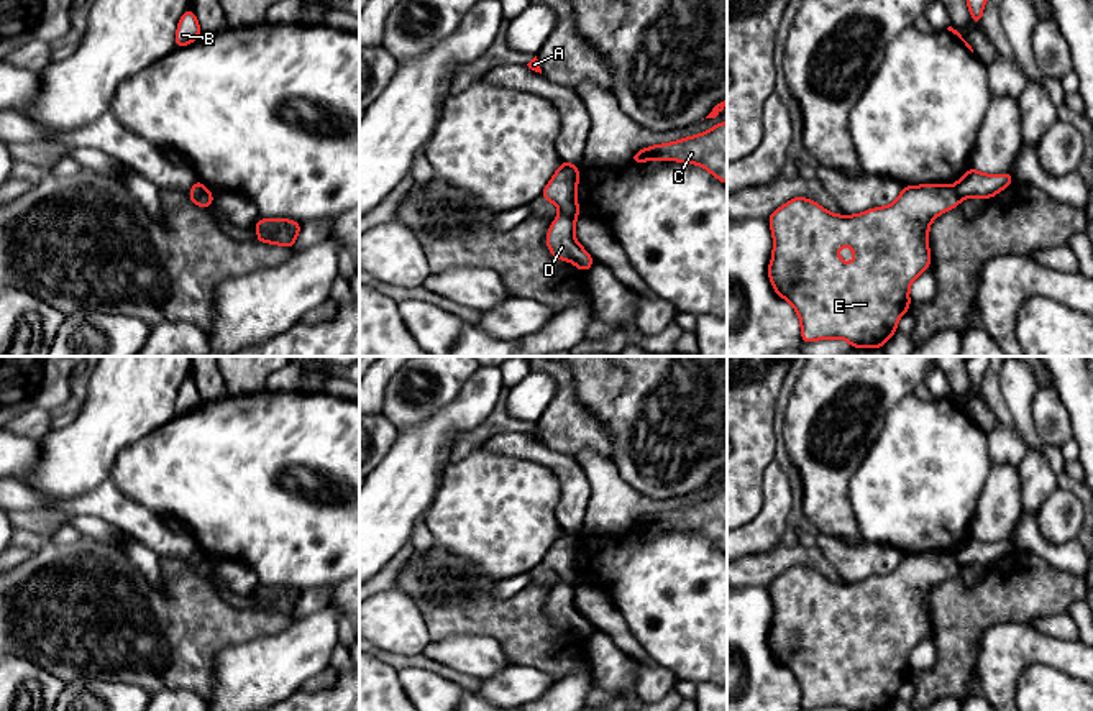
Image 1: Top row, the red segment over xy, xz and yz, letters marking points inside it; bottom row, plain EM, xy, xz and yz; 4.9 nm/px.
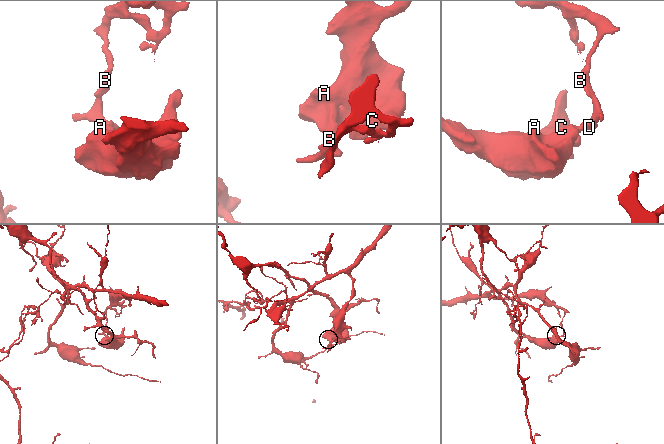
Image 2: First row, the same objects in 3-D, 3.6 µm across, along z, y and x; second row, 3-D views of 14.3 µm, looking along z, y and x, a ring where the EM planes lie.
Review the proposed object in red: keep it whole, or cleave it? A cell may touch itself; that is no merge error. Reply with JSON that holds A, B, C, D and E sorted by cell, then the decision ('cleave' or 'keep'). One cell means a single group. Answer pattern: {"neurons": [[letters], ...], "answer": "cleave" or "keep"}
{"neurons": [["A", "C", "E"], ["B", "D"]], "answer": "cleave"}

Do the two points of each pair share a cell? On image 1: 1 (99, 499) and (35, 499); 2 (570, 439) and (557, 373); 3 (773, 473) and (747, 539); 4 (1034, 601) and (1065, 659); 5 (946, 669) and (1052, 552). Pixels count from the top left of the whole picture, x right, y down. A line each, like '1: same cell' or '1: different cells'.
1: same cell
2: same cell
3: same cell
4: different cells
5: different cells

